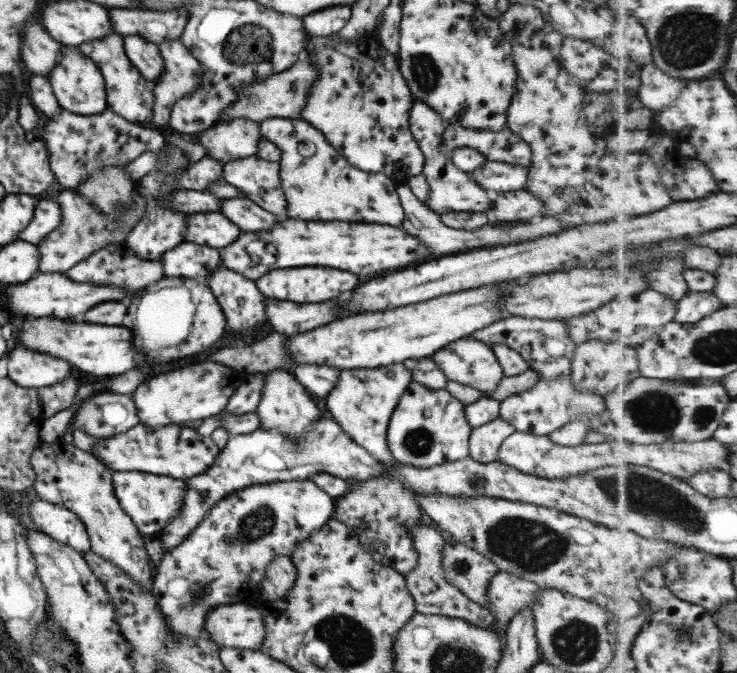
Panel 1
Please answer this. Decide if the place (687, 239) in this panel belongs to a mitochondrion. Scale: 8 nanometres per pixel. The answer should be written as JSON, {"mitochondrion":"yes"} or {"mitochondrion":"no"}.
{"mitochondrion":"no"}

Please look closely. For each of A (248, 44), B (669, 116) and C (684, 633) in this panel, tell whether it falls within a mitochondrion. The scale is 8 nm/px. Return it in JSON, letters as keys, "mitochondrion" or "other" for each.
{"A":"mitochondrion","B":"other","C":"mitochondrion"}

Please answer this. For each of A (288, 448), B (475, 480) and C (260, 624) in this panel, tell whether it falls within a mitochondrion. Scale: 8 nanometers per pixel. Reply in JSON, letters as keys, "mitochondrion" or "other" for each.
{"A":"mitochondrion","B":"mitochondrion","C":"other"}

